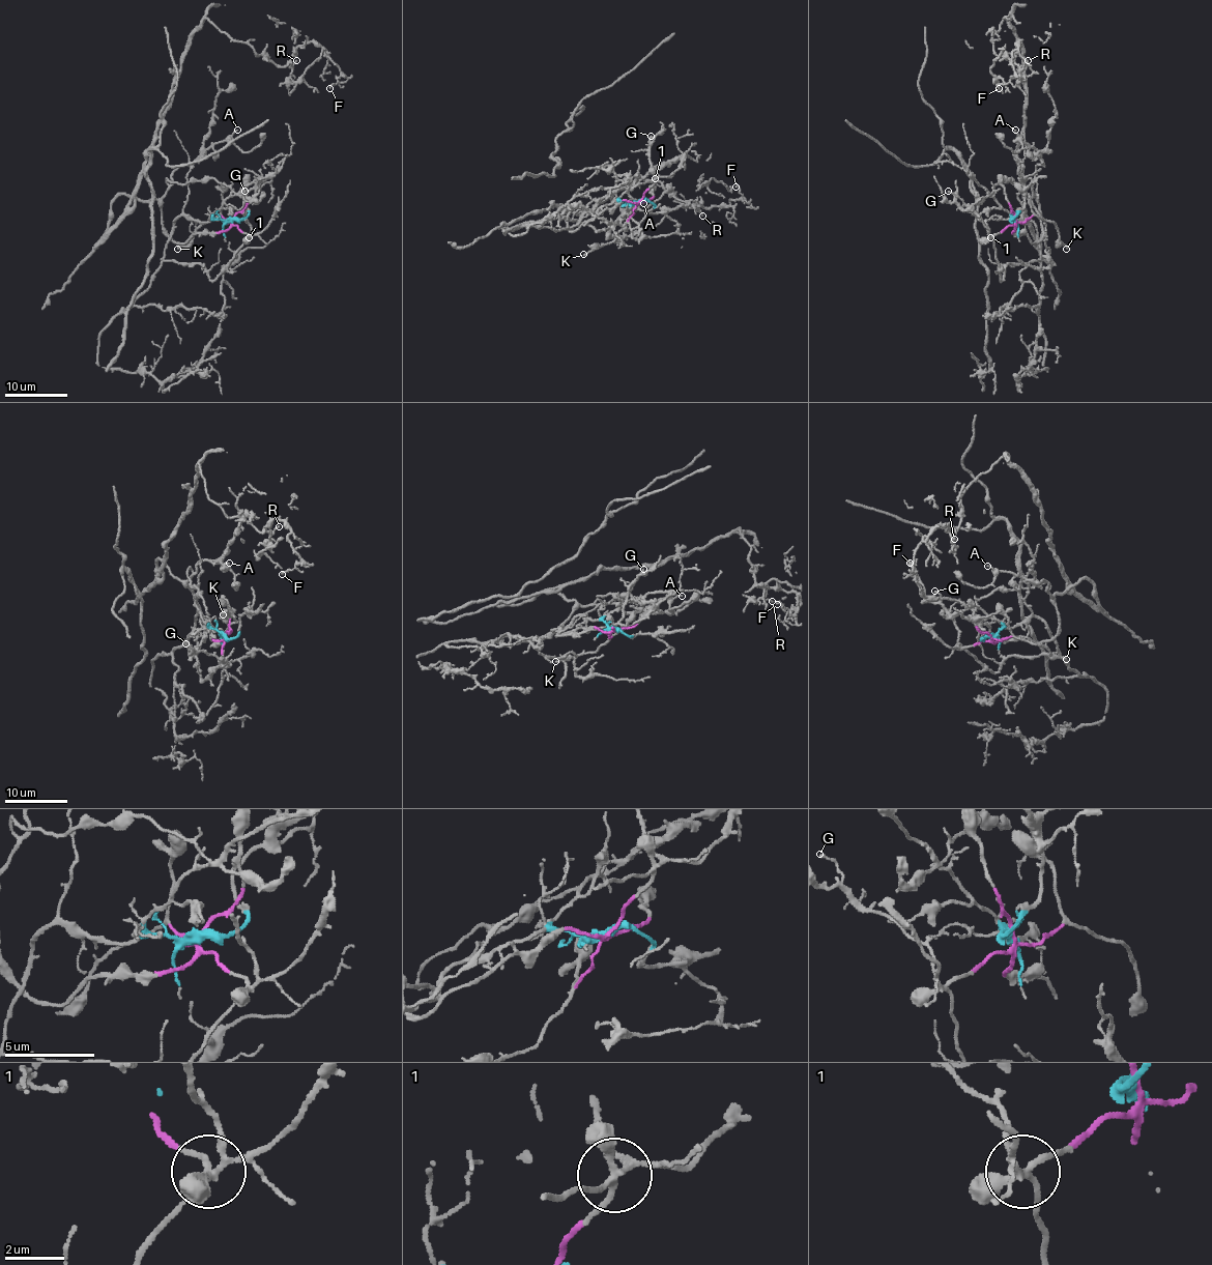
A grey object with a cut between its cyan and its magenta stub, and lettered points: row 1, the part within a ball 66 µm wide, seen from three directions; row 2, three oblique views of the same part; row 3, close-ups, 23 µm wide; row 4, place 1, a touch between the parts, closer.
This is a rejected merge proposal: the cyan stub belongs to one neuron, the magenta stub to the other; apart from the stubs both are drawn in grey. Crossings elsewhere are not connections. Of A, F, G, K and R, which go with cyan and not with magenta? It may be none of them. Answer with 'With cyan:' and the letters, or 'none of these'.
With cyan: G

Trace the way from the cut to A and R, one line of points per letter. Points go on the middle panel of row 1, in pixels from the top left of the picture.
A: (638, 203), (623, 200), (575, 230), (568, 228), (568, 221), (604, 230), (632, 206), (643, 203)
R: (638, 203), (575, 230), (561, 216), (508, 227), (552, 204), (592, 210), (638, 179), (702, 216)

